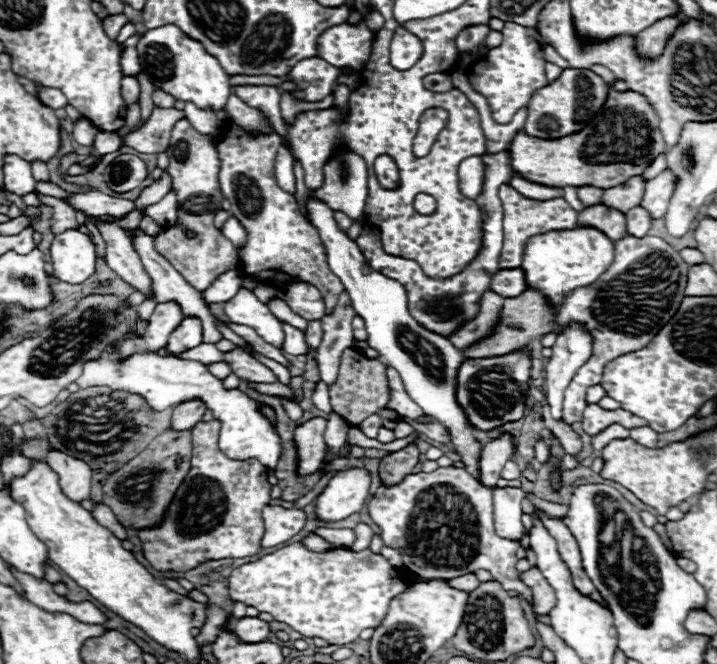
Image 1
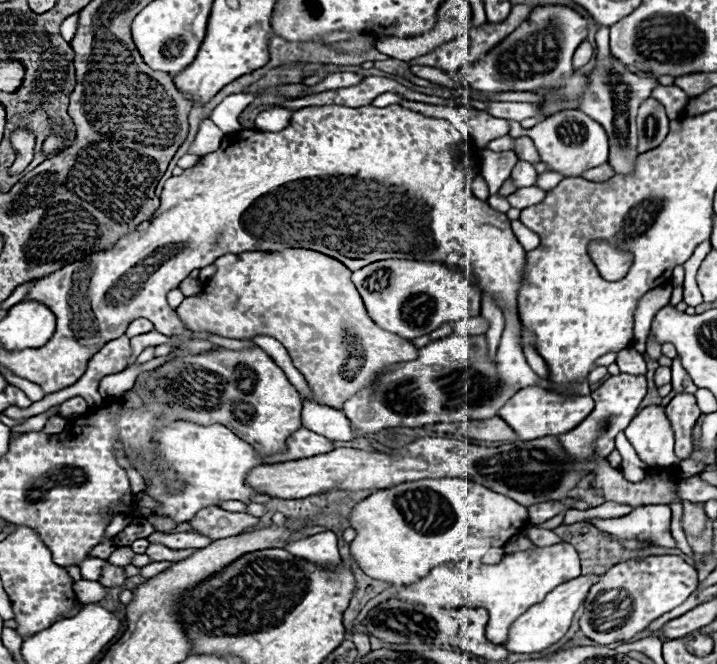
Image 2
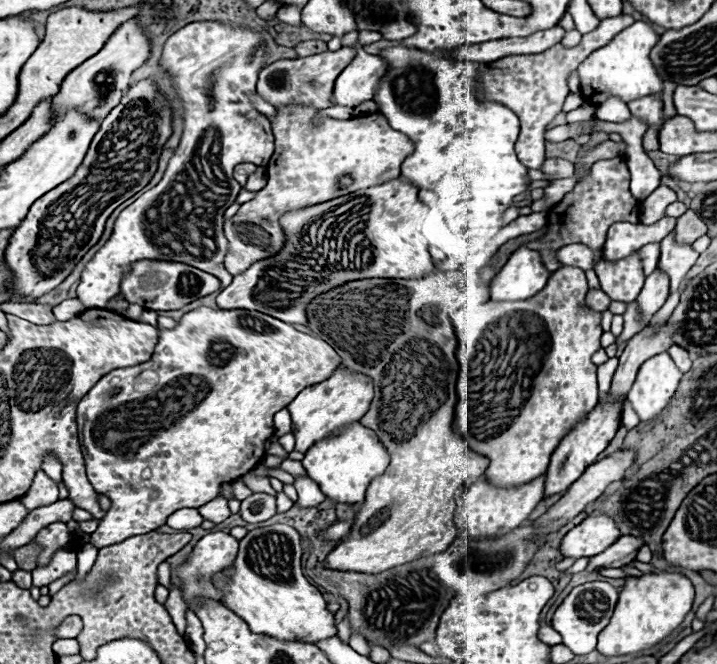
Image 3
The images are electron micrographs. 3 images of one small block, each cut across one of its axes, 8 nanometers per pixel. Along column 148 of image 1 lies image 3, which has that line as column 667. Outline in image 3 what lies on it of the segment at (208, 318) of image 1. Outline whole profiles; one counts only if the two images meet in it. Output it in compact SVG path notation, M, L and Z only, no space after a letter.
M668 234L660 242L660 262L658 268L670 278L670 292L678 290L680 282L684 280L686 272L694 266L698 254L692 250L692 246L678 246L674 242L674 236Z

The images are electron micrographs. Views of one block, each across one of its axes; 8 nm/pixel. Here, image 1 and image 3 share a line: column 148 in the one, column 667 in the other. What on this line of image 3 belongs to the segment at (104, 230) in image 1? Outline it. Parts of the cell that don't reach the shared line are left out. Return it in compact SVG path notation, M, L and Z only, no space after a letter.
M654 270L646 282L644 282L644 288L642 292L638 294L636 298L636 304L638 304L638 312L640 312L640 320L644 322L650 322L652 316L662 308L662 304L666 302L670 290L668 290L668 276L660 270Z

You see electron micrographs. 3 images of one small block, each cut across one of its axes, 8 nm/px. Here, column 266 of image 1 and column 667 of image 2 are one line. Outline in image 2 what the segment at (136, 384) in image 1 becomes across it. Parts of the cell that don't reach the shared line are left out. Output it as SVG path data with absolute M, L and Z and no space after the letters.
M660 406L644 408L632 424L628 424L624 434L640 460L650 468L668 468L678 464L674 454L674 432Z

